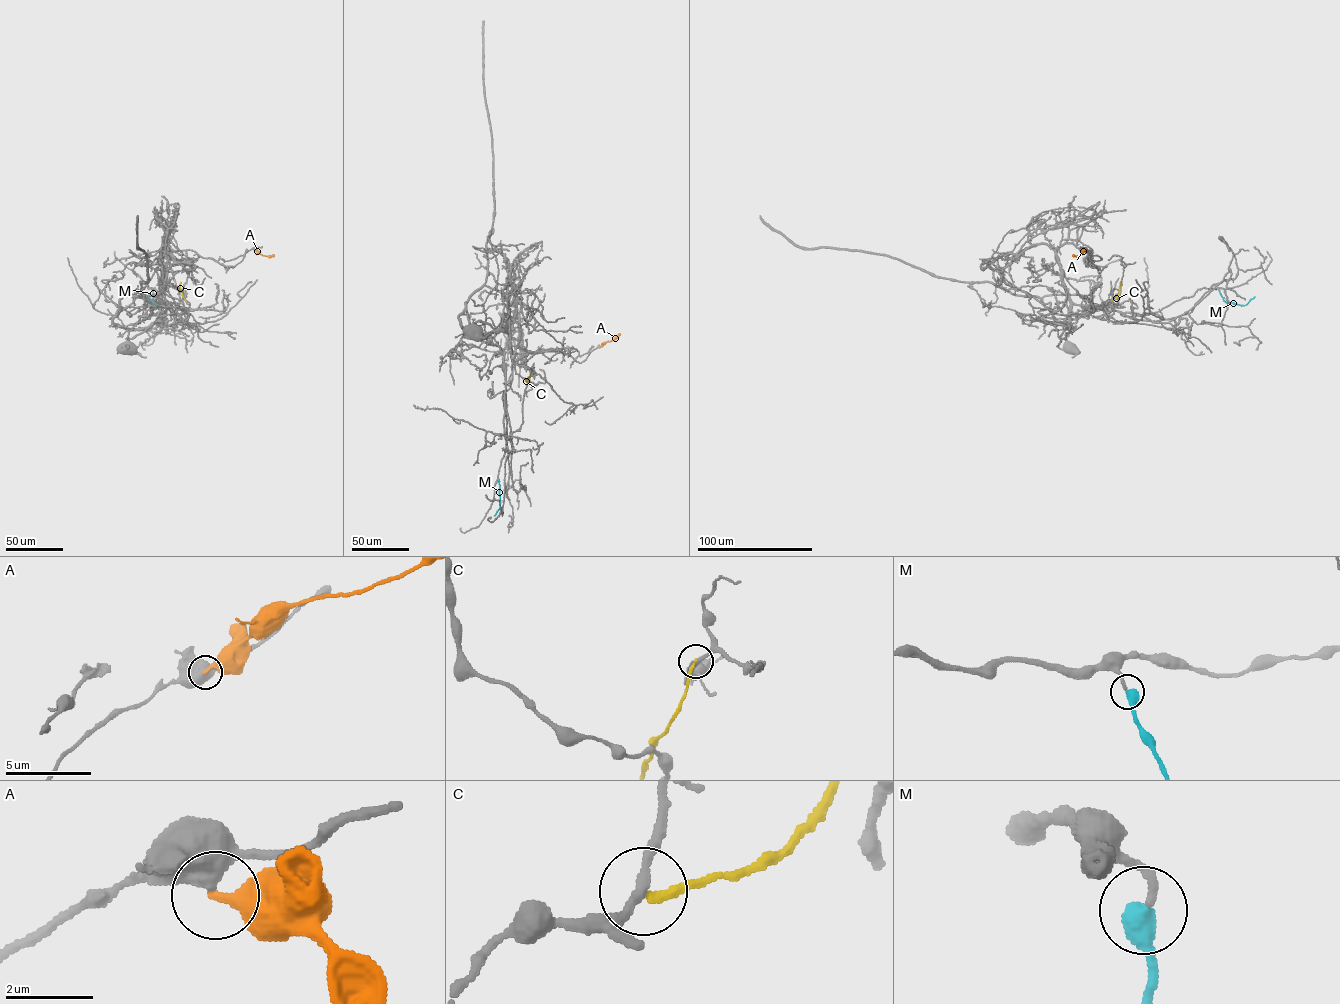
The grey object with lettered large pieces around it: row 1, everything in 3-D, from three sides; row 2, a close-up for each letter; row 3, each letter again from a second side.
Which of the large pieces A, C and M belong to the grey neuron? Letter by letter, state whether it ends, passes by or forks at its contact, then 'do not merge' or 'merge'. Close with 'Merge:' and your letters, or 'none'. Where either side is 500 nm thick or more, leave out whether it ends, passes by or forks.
A: it ends | do not merge
C: it ends | do not merge
M: merge
Merge: M

